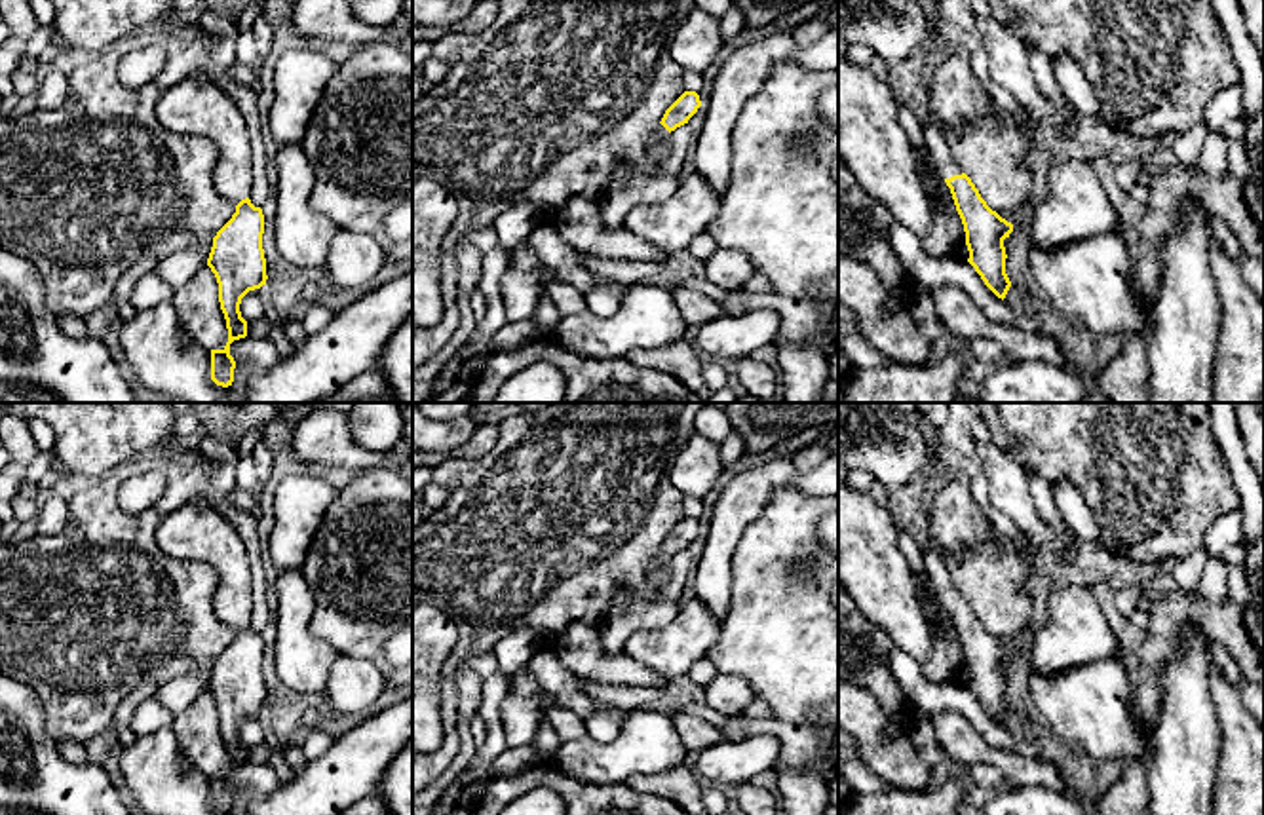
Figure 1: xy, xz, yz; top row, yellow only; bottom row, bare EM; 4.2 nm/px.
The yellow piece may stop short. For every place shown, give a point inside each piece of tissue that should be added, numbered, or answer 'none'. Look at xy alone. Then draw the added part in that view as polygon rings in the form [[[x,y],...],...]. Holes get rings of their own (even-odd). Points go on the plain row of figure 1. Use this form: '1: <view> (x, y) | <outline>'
1: xy (196, 532) | [[[188,502],[158,526],[156,545],[182,562],[203,562],[217,576],[213,608],[238,631],[251,621],[253,578],[247,549],[236,528],[211,502]]]

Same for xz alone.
1: xz (660, 563) | [[[660,549],[650,562],[650,572],[658,581],[669,581],[669,562],[671,559]]]

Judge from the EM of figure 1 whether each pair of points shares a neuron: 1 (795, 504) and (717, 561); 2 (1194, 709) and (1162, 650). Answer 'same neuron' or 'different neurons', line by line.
1: different neurons
2: different neurons

